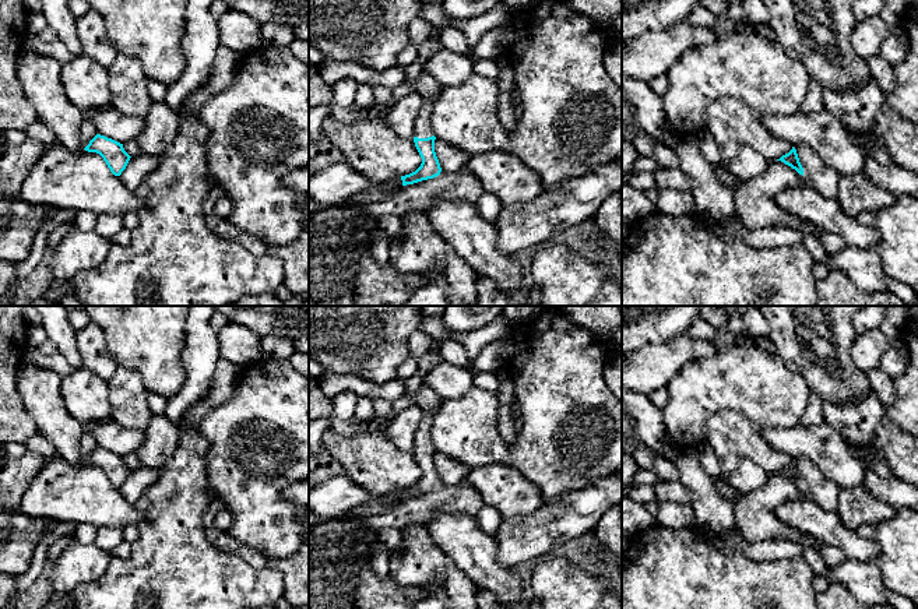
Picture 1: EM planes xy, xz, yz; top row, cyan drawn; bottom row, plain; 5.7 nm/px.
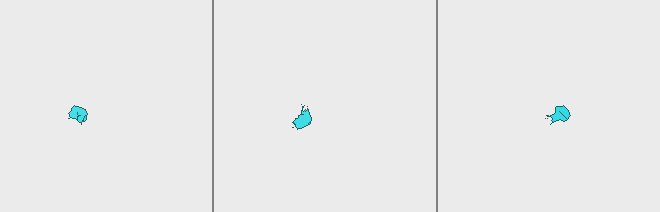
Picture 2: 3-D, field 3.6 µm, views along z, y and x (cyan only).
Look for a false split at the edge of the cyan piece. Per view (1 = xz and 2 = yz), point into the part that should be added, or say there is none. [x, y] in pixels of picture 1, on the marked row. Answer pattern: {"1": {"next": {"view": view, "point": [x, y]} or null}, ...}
{"1": {"next": {"view": "xz", "point": [426, 85]}}, "2": {"next": null}}

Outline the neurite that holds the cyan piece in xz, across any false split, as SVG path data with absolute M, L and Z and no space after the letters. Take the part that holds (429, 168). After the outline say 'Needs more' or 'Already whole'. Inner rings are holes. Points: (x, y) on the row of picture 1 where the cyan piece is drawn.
M422 66L422 73L414 85L414 92L419 94L426 99L426 103L422 106L422 109L416 116L415 137L414 137L415 147L422 158L422 163L415 172L384 182L383 184L380 184L380 187L397 189L401 186L433 179L440 175L442 168L435 152L436 137L432 129L430 119L432 119L435 102L442 94L442 91L443 87L430 74L428 74Z. Needs more

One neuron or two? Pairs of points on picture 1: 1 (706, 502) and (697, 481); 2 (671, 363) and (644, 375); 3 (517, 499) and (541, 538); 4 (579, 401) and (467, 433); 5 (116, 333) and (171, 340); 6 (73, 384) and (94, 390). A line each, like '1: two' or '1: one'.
1: one
2: one
3: two
4: one
5: one
6: one

